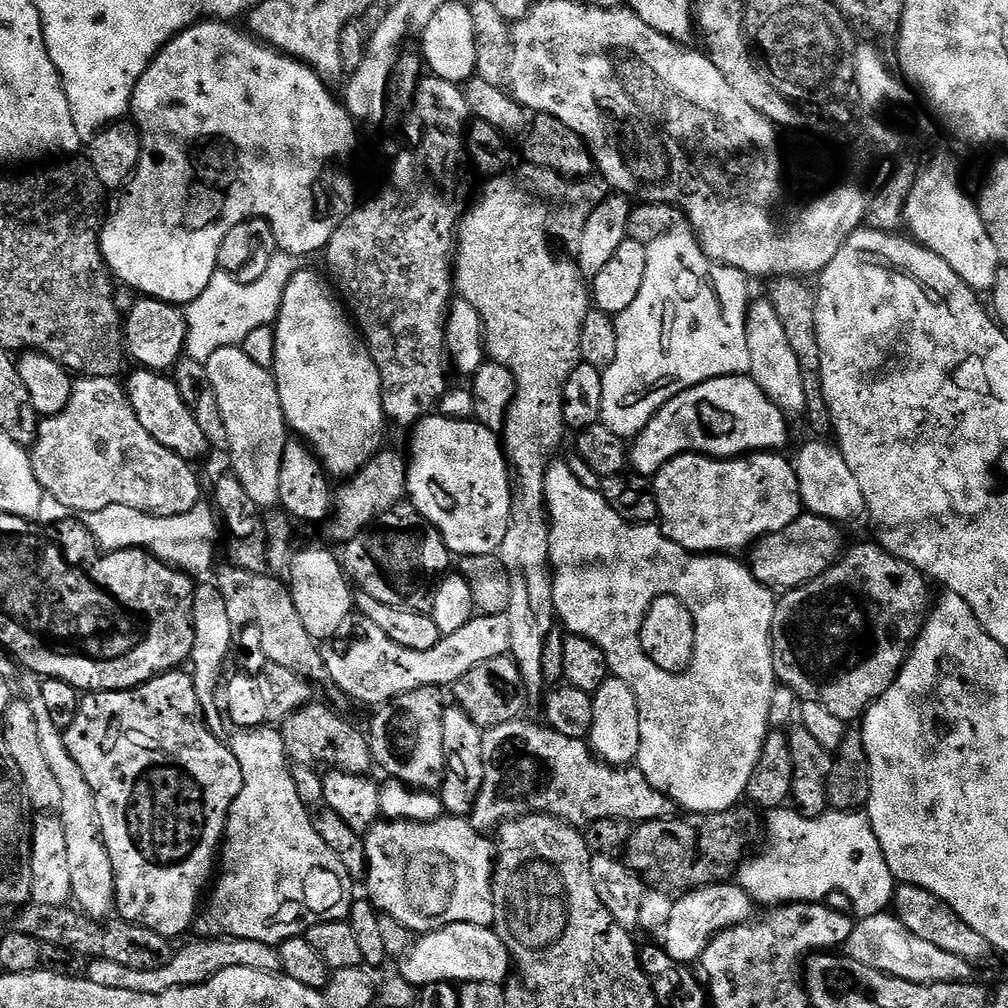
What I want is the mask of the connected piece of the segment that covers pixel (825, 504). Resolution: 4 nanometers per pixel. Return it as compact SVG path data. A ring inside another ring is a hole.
M820 438L813 441L813 444L808 444L801 450L800 458L796 458L794 462L800 497L805 509L811 515L821 516L833 522L856 520L860 515L863 517L866 509L862 490L854 479L854 470L850 470L850 466L846 464L846 458L839 447Z

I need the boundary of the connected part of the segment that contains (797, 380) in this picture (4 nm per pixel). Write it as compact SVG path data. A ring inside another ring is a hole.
M753 299L748 305L748 345L750 346L750 366L748 372L751 380L757 384L774 406L778 407L789 417L807 413L806 386L802 382L802 366L798 366L798 354L794 354L790 346L790 338L786 336L786 329L782 326L782 318L778 318L778 310L774 310L771 299Z

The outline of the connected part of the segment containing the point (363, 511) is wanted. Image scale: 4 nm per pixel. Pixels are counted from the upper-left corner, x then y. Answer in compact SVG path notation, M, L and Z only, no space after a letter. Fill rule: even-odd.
M381 450L351 481L352 488L344 488L335 493L334 511L327 525L328 532L339 542L347 542L365 528L376 523L380 517L393 508L401 507L408 491L408 460L396 452Z

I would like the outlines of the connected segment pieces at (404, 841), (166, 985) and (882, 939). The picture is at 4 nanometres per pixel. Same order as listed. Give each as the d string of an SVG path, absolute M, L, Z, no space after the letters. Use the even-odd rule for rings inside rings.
M443 818L434 823L410 823L388 820L376 824L366 834L368 859L367 899L376 911L409 929L412 934L427 934L445 928L447 924L483 924L494 921L492 875L494 873L494 844L464 818Z
M204 938L199 942L201 944L186 945L181 952L179 949L173 955L170 966L164 966L162 970L126 970L126 966L118 966L118 962L92 960L86 979L94 982L94 986L108 986L110 990L128 990L134 994L166 994L166 990L205 984L207 980L214 978L214 974L236 966L273 974L281 971L280 949L271 944L227 938Z
M892 914L863 917L853 927L852 936L846 945L846 952L851 959L862 962L862 966L870 966L874 970L886 973L887 976L902 978L906 982L915 984L959 984L973 979L973 965L969 961L958 958L958 954L938 950L938 946L930 946L930 942L922 942L922 938L910 934L910 930L906 930L903 922Z

